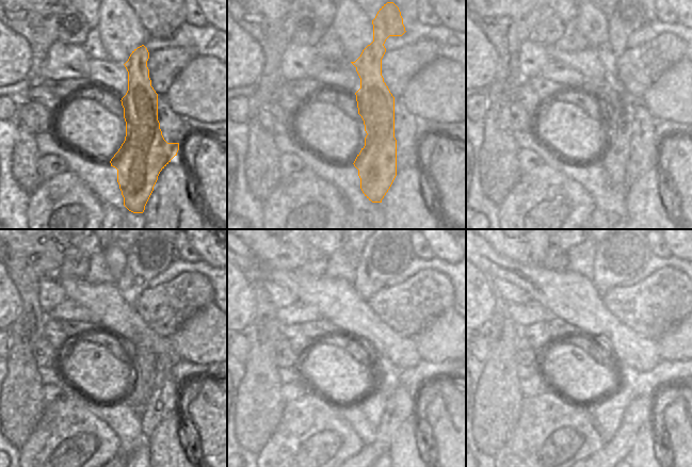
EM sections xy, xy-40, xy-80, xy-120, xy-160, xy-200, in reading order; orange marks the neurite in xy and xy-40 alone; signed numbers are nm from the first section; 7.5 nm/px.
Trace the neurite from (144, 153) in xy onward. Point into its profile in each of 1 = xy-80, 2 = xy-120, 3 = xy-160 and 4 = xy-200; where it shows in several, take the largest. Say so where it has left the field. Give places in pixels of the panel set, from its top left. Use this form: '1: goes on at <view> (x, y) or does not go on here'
1: goes on at xy-80 (616, 107)
2: goes on at xy-120 (151, 253)
3: goes on at xy-160 (387, 253)
4: goes on at xy-200 (624, 252)

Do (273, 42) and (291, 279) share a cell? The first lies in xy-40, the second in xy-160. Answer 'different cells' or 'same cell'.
different cells

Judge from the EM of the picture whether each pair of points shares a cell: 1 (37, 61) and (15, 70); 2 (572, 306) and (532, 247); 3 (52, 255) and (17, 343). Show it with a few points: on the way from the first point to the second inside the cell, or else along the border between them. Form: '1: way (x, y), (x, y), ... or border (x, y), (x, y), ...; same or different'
1: border (26, 38), (31, 50), (31, 68), (27, 78); different
2: border (516, 259), (526, 263), (541, 264); different
3: way (30, 277), (29, 321); same

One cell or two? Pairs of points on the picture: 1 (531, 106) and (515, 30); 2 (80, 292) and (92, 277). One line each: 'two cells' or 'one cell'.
1: two cells
2: two cells

